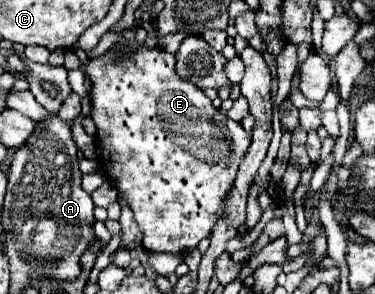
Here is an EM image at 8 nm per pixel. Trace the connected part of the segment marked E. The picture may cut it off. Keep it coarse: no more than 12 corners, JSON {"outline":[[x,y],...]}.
{"outline":[[135,45],[85,65],[143,249],[209,237],[241,123]]}

